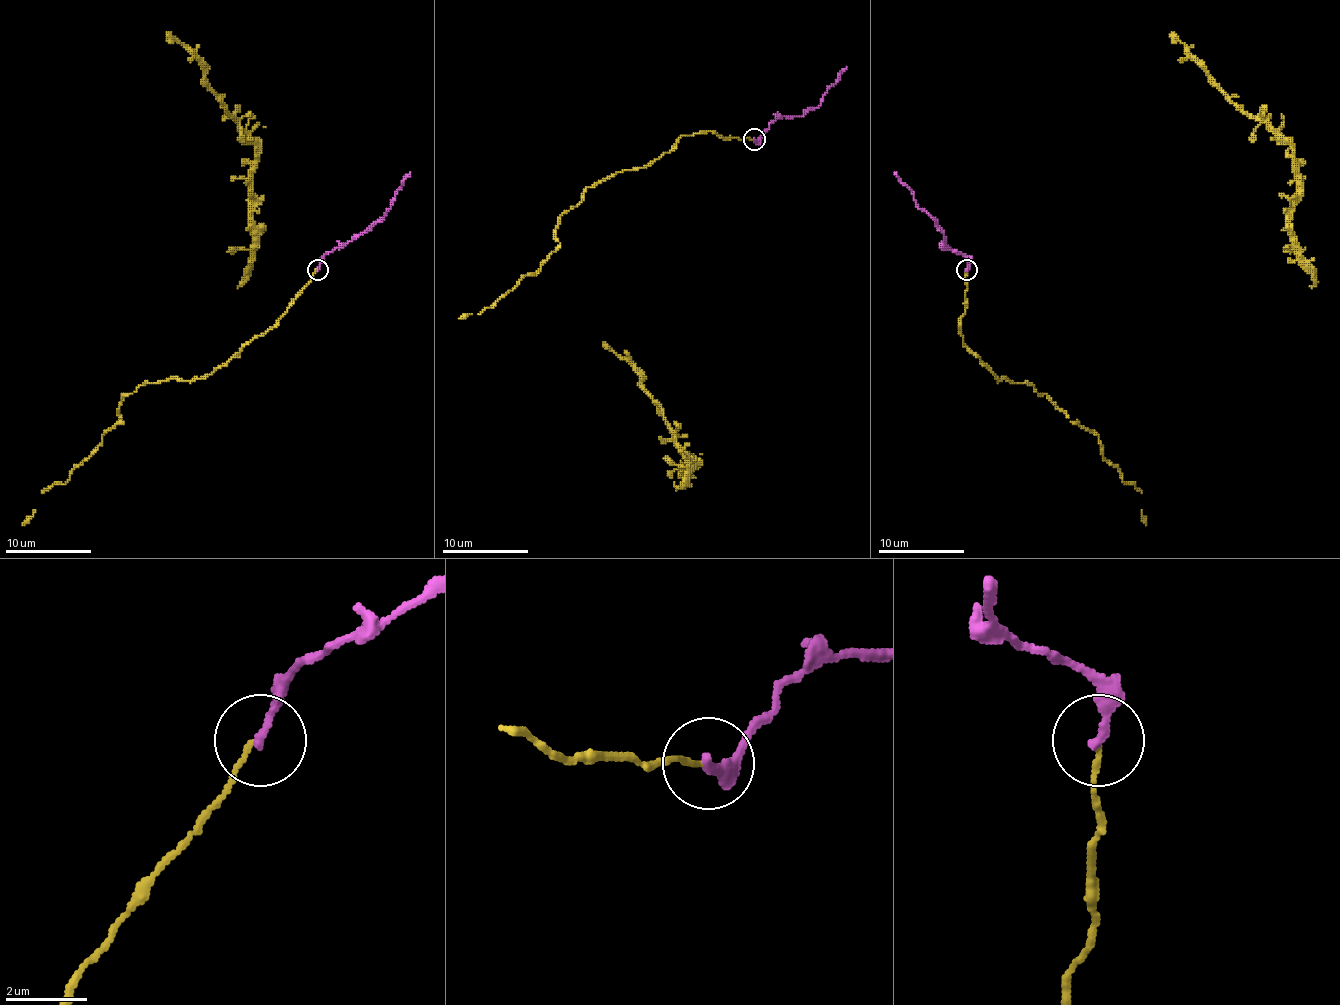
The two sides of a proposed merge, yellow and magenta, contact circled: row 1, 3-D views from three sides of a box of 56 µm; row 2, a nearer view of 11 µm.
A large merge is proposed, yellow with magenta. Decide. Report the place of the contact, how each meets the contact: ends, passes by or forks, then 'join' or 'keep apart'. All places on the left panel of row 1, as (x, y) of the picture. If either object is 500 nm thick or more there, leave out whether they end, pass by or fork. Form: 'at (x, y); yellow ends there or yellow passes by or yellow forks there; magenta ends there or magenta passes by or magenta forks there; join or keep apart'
at (318, 269); yellow ends there; magenta ends there; join

